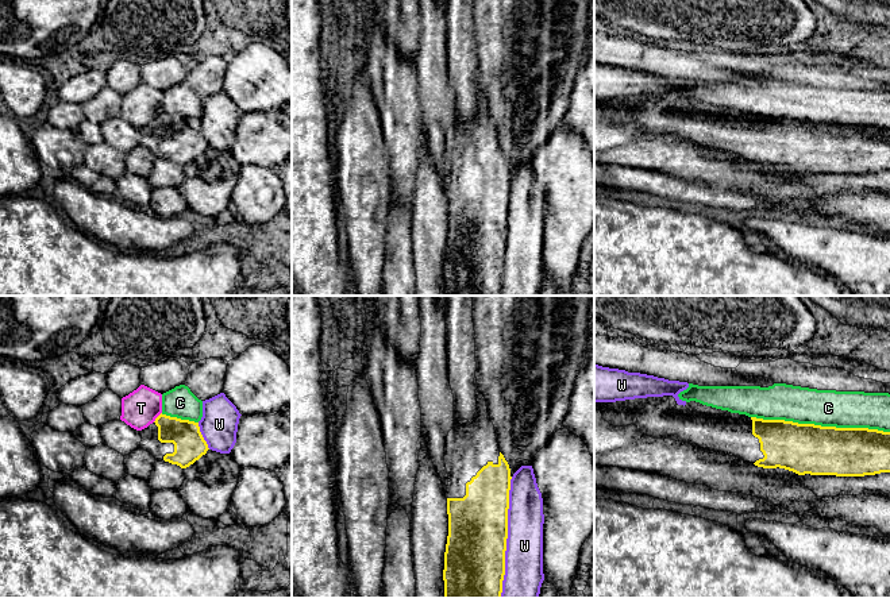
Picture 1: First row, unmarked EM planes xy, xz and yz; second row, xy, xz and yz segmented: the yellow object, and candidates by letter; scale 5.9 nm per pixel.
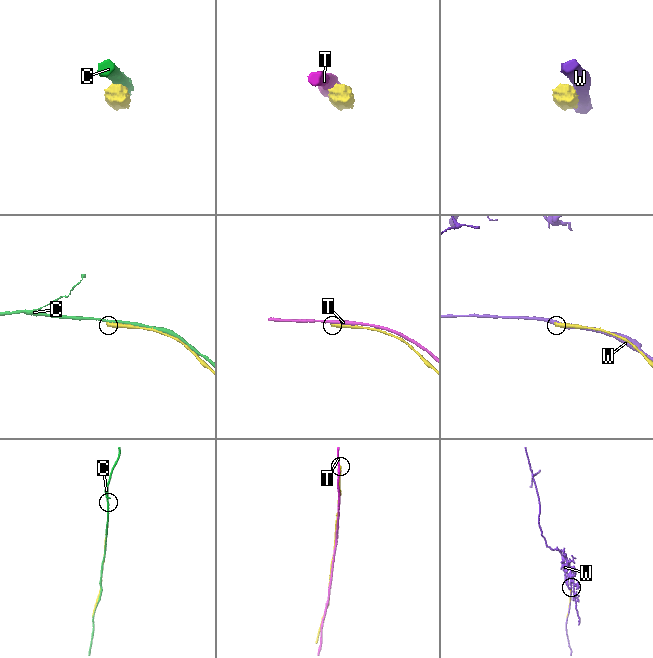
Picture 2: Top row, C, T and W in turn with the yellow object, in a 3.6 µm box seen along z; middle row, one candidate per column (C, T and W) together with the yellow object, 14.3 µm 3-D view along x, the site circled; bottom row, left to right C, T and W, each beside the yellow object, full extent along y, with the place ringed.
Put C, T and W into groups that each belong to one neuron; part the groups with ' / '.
C / T / W

